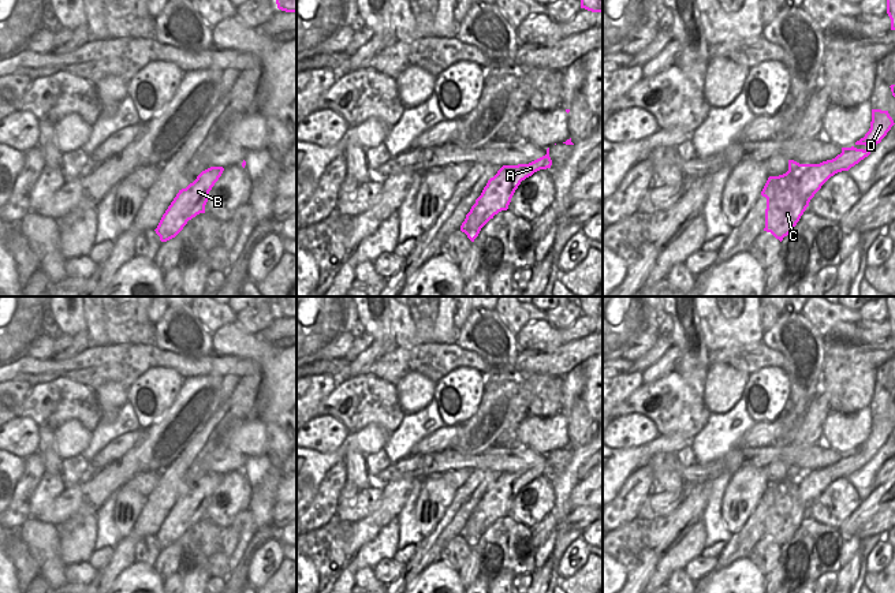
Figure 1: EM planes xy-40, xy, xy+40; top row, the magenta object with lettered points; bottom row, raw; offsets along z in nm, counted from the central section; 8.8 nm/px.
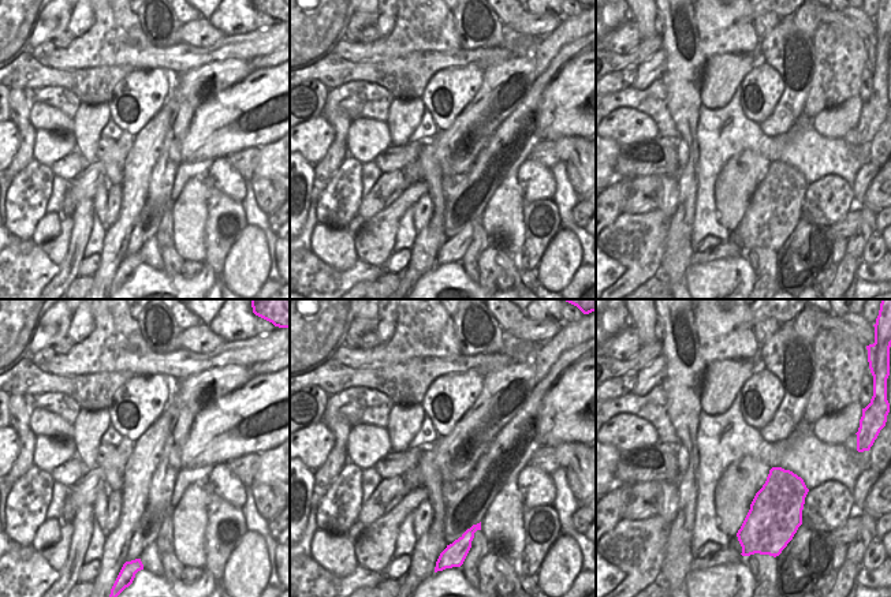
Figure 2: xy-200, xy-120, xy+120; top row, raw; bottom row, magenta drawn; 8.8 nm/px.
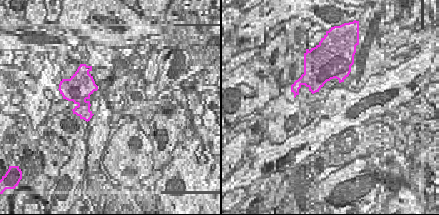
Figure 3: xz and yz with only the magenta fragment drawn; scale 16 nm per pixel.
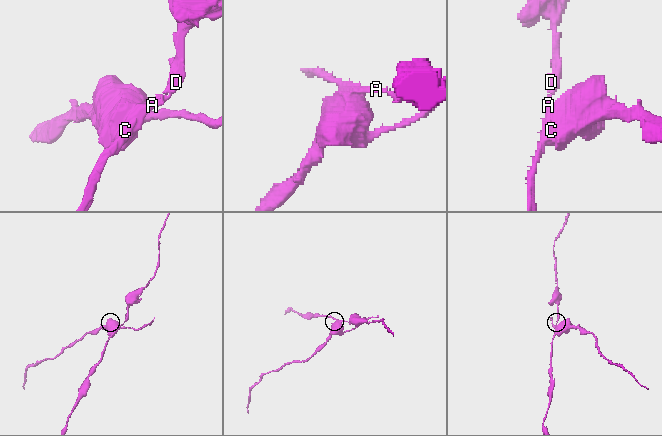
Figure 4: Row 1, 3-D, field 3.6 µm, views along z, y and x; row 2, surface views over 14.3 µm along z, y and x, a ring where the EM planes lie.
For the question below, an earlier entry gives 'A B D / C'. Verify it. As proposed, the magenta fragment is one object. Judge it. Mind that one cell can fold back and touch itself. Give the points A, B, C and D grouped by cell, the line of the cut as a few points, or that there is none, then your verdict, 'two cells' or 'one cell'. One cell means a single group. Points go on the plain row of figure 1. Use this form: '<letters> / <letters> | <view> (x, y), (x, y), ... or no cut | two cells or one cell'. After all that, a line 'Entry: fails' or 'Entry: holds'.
A B D / C | xy+40 (789, 474), (801, 478), (800, 502), (806, 513) | two cells
Entry: holds

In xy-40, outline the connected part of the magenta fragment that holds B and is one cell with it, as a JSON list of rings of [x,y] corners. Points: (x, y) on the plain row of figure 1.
[[[210,473],[202,477],[186,495],[179,496],[154,536],[161,548],[175,544],[189,526],[205,519],[209,497],[223,477],[223,473]]]

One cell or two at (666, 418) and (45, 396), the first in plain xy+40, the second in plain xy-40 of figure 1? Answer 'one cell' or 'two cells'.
one cell

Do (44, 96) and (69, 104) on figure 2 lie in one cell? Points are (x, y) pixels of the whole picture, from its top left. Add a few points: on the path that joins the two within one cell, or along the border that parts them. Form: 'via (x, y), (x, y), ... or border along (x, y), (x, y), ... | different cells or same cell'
via (49, 96), (63, 100) | same cell

